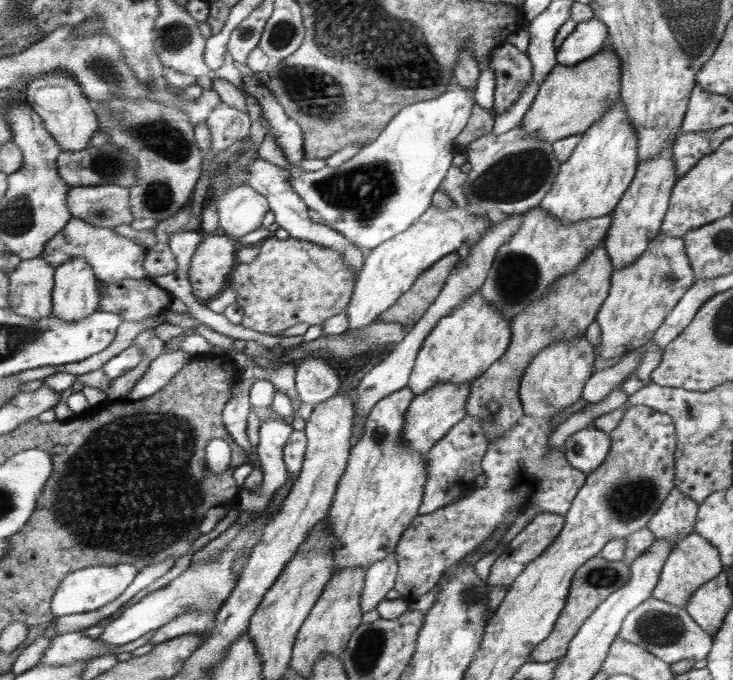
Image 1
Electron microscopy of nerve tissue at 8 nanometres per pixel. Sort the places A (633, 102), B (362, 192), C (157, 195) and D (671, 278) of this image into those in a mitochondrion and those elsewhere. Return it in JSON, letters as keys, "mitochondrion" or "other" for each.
{"A":"other","B":"mitochondrion","C":"mitochondrion","D":"mitochondrion"}

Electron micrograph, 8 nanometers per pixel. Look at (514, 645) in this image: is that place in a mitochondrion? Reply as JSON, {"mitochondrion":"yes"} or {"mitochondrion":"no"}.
{"mitochondrion":"no"}

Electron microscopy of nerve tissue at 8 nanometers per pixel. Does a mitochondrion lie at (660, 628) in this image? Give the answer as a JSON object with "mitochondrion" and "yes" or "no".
{"mitochondrion":"yes"}

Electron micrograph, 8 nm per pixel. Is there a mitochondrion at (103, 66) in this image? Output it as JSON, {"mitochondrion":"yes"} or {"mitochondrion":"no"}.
{"mitochondrion":"yes"}

